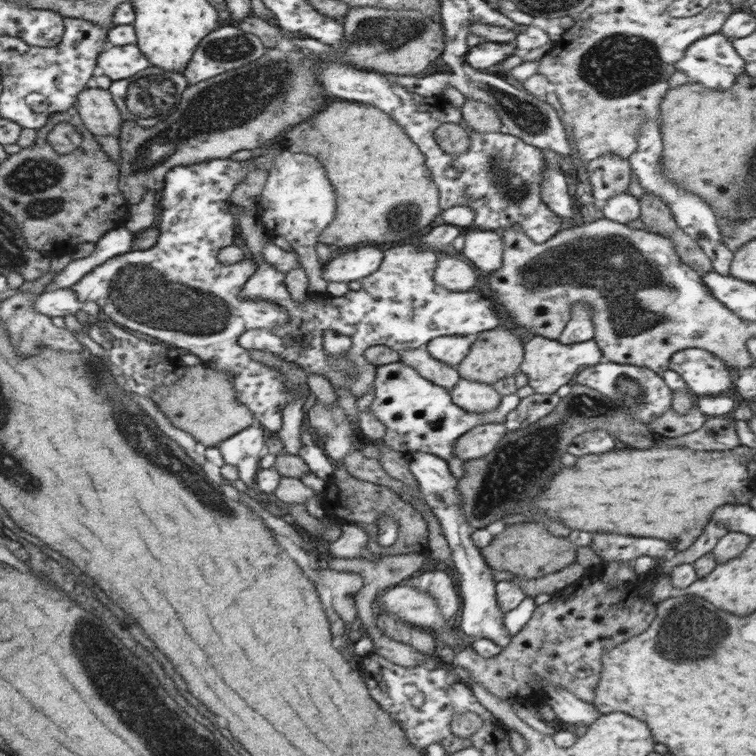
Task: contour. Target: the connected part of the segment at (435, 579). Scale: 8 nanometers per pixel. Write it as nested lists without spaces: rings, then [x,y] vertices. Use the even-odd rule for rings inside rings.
[[[443,567],[419,574],[416,578],[411,577],[407,584],[421,591],[428,591],[430,595],[434,596],[446,620],[458,612],[458,608],[460,608],[459,594],[452,584],[451,576]]]

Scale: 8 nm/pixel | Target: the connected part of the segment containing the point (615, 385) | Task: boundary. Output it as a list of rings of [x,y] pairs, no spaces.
[[[610,361],[598,363],[582,369],[574,376],[571,383],[584,384],[584,386],[589,386],[611,398],[616,398],[625,407],[634,411],[636,418],[646,424],[650,423],[656,416],[664,413],[664,411],[670,409],[672,406],[673,391],[664,382],[661,375],[647,368],[618,364]]]

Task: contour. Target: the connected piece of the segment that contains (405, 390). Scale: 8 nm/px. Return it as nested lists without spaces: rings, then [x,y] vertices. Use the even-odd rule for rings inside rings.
[[[401,360],[376,369],[376,393],[373,413],[386,425],[385,442],[390,450],[402,452],[426,452],[436,455],[448,463],[450,473],[456,478],[464,478],[466,459],[454,455],[454,442],[465,432],[482,424],[504,423],[507,414],[521,401],[516,394],[502,396],[498,407],[488,413],[468,412],[454,404],[448,389],[438,386],[430,379],[422,377],[411,366]]]

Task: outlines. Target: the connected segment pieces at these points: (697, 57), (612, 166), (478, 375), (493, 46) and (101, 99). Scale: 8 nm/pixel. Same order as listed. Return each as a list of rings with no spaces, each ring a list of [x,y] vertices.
[[[721,33],[707,35],[694,42],[684,53],[684,57],[675,65],[678,71],[684,71],[690,82],[704,85],[708,89],[729,89],[736,83],[737,77],[745,71],[746,62],[736,53],[732,42]]]
[[[608,152],[586,164],[592,184],[592,195],[598,203],[601,204],[620,192],[628,192],[633,172],[627,159]]]
[[[508,329],[484,331],[474,337],[468,354],[456,366],[458,374],[465,379],[494,384],[500,379],[510,377],[519,372],[519,366],[524,360],[524,345],[521,338]]]
[[[486,41],[474,48],[469,48],[465,54],[465,62],[474,69],[489,70],[492,66],[504,62],[512,56],[516,46],[508,43]]]
[[[87,86],[78,94],[75,107],[93,135],[118,137],[121,133],[122,115],[108,89]]]

